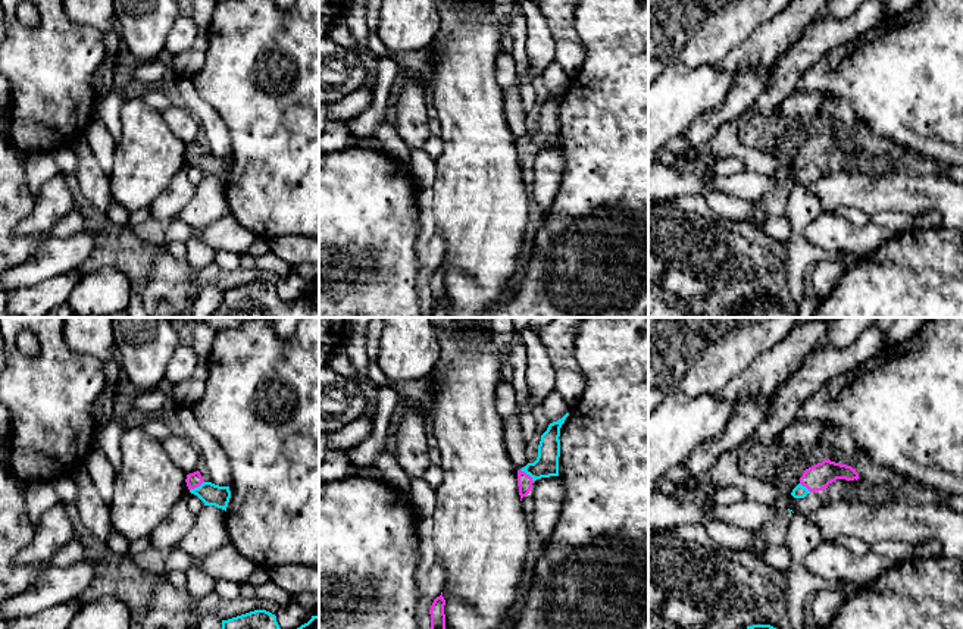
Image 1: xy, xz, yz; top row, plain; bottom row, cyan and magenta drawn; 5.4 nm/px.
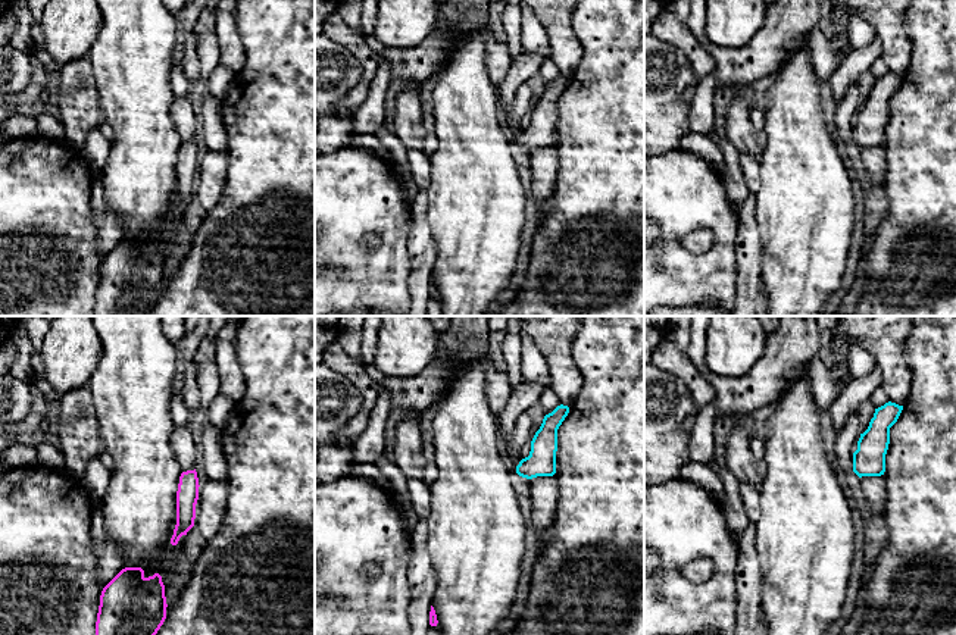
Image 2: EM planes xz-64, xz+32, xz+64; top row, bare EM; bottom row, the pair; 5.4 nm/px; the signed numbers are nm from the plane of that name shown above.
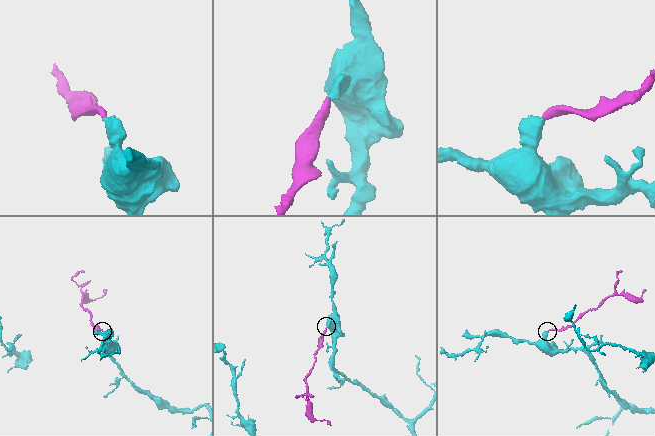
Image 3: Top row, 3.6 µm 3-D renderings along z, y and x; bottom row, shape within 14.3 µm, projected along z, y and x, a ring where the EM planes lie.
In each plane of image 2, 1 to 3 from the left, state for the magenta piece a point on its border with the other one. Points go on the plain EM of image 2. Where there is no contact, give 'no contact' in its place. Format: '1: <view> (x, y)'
1: no contact
2: no contact
3: no contact

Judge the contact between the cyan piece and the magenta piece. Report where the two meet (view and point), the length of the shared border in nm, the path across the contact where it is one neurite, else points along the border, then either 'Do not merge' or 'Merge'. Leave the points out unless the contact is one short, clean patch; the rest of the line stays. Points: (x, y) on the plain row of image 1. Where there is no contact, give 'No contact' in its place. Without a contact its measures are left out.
Touches cyan at xy (197, 157). Shared border 90 nm. Path across: xy (210, 165), (197, 157), (194, 150). Merge

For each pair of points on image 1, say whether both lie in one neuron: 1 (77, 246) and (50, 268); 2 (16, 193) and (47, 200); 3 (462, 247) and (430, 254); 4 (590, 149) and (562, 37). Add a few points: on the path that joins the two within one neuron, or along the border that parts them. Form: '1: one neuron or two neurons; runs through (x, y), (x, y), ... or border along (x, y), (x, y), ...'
1: one neuron; runs through (71, 252), (56, 262)
2: two neurons; border along (36, 200), (15, 229)
3: two neurons; border along (432, 218), (444, 243), (443, 262)
4: two neurons; border along (581, 43), (584, 63), (569, 80)

